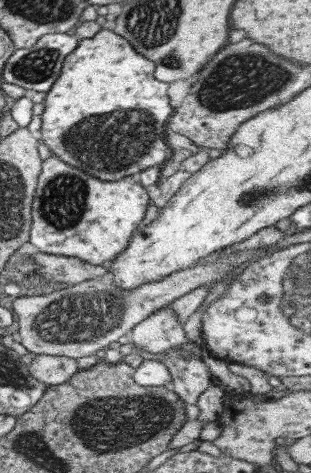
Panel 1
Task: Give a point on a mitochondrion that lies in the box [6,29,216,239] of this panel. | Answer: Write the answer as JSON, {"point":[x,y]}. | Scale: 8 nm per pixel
{"point":[107,144]}

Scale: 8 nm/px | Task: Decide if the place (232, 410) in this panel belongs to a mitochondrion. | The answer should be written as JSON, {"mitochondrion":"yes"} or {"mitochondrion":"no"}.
{"mitochondrion":"no"}

